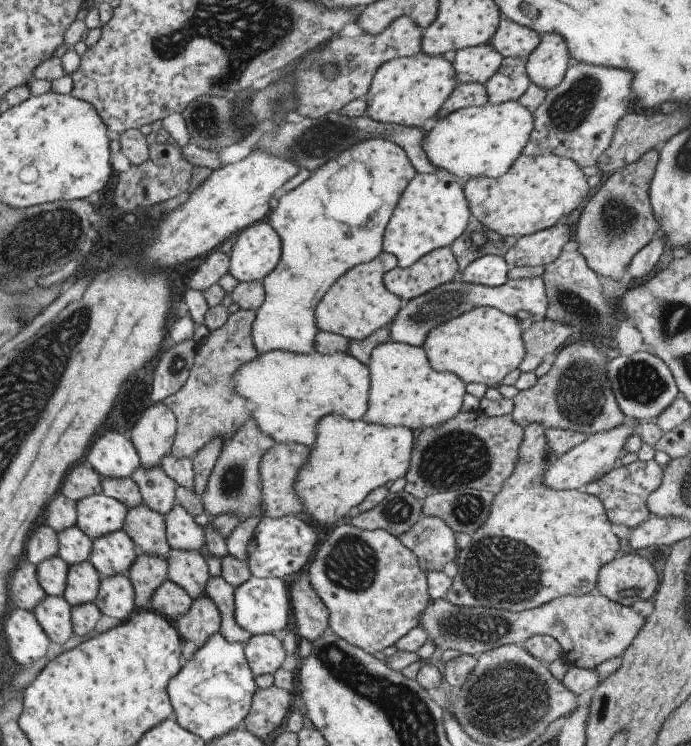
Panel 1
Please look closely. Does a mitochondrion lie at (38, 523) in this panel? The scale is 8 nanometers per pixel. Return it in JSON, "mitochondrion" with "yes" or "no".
{"mitochondrion":"no"}

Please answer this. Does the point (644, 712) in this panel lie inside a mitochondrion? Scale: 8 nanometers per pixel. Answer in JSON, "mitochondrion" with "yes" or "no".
{"mitochondrion":"no"}

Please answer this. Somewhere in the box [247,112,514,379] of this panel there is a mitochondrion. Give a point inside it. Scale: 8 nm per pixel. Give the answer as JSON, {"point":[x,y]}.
{"point":[325,137]}

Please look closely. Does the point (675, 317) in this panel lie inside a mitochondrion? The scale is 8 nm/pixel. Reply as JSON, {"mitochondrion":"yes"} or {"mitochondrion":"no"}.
{"mitochondrion":"yes"}

